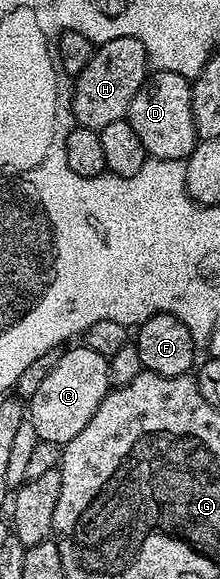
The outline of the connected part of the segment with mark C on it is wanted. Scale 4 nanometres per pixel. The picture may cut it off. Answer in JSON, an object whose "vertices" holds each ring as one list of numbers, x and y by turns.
{"vertices":[[82,346,70,348,60,355,57,366,45,374,45,382,37,386,37,394,33,394,29,401,33,430,37,430,40,440,58,446,68,444,81,434,81,430,85,430,85,426,89,426,89,418,97,414,97,406,101,406,112,387,111,376,107,372,108,357]]}

